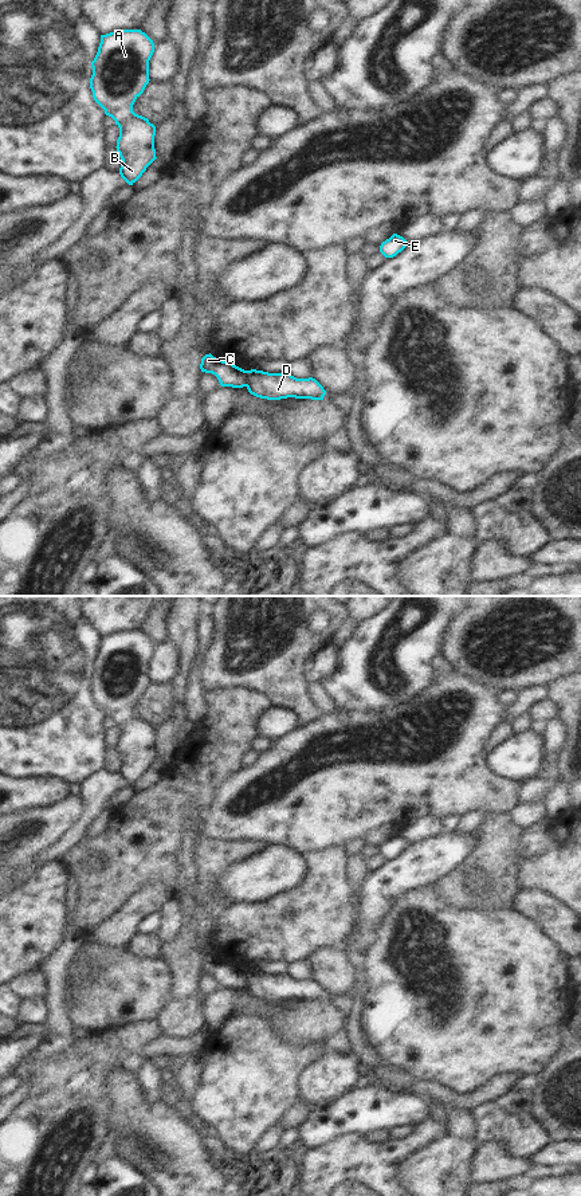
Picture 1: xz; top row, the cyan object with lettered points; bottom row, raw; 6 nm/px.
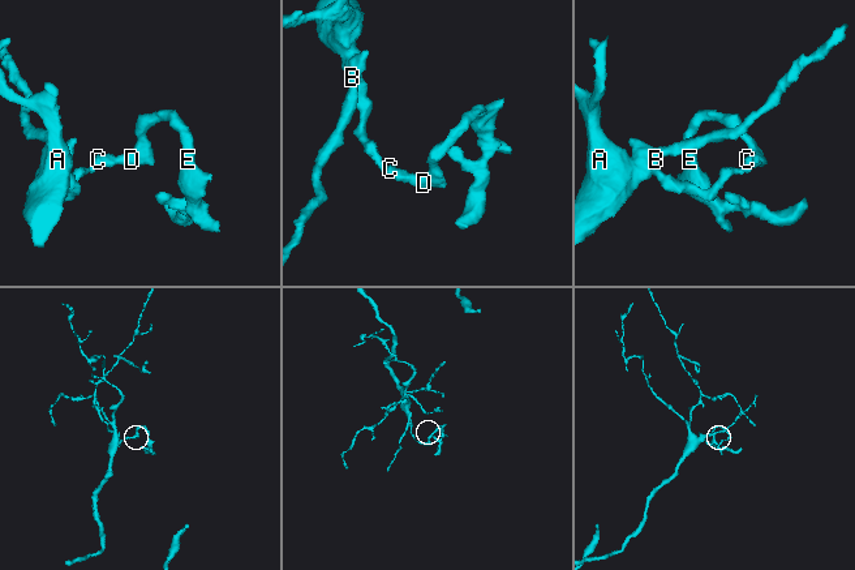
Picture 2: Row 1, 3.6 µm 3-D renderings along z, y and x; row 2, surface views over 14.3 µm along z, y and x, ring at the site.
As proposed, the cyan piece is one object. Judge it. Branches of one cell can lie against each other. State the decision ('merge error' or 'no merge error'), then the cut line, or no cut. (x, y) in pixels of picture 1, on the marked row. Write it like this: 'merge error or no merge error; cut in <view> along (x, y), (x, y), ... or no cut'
merge error; cut in xz along (247, 371), (244, 385)

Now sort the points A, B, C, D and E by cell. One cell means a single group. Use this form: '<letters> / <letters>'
A B C / D E

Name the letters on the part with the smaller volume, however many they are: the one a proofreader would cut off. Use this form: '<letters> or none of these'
D, E

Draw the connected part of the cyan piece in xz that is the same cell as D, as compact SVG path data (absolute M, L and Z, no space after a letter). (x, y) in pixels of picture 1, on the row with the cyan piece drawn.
M247 370L246 387L251 395L267 400L287 397L323 400L326 395L326 391L315 379L297 379L287 372Z

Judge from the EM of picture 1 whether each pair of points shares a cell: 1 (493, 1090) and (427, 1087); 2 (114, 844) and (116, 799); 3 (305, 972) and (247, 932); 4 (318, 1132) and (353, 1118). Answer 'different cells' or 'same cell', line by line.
1: same cell
2: different cells
3: different cells
4: same cell

